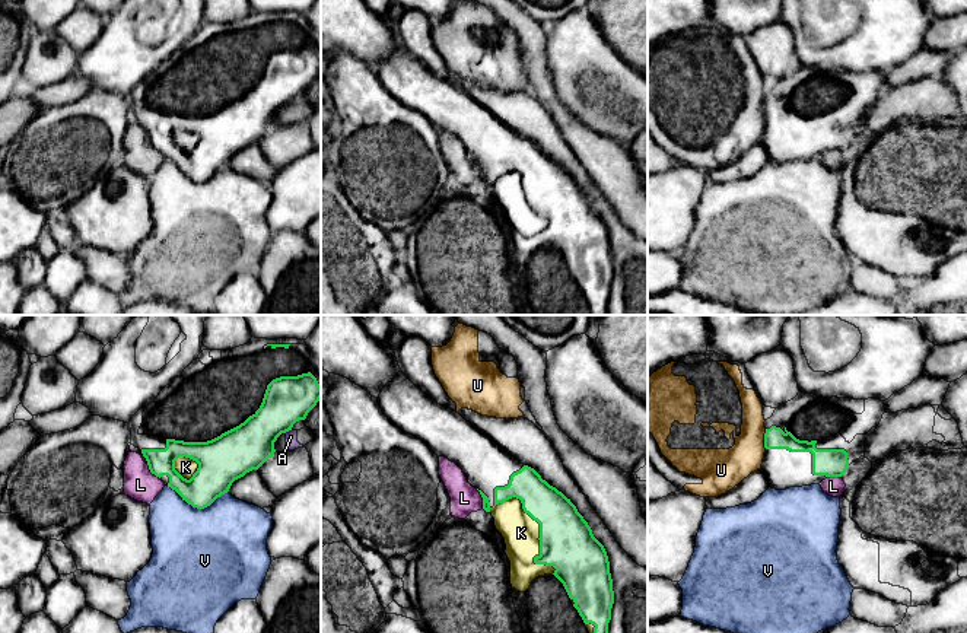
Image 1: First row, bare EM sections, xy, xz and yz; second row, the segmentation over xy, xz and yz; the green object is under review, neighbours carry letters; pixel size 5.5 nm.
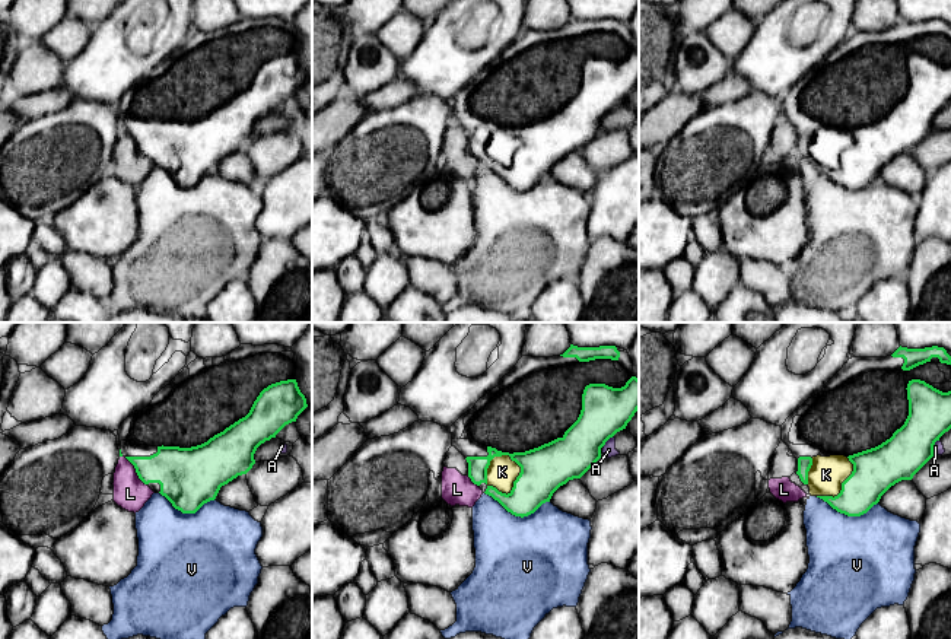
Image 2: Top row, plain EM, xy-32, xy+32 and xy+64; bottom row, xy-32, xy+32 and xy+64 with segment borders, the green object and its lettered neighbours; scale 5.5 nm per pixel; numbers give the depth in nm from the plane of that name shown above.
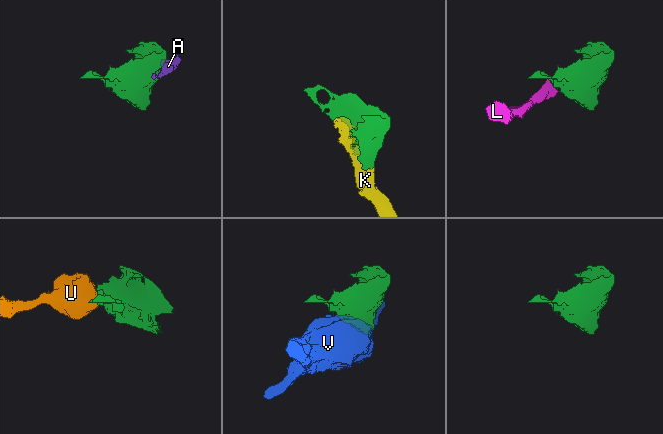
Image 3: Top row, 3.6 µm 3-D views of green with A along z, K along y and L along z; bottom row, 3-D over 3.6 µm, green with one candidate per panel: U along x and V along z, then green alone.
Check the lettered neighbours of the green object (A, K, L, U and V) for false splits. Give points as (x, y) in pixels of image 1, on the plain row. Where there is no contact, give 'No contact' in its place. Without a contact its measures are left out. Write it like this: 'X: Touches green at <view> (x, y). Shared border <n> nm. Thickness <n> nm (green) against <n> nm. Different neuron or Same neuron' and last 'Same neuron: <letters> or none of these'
A: Touches green at xy (288, 104). Shared border 40 nm. Thickness 260 nm (green) against 70 nm. Different neuron
K: Touches green at xz (540, 204). Shared border 500 nm. Thickness 300 nm (green) against 200 nm. Same neuron
L: Touches green at xz (483, 172). Shared border 120 nm. Thickness 50 nm (green) against 160 nm. Different neuron
U: Touches green at yz (764, 113). Shared border 110 nm. Thickness 120 nm (green) against 200 nm. Different neuron
V: Touches green at xy (197, 181). Shared border 340 nm. Thickness 220 nm (green) against 500 nm. Different neuron
Same neuron: K

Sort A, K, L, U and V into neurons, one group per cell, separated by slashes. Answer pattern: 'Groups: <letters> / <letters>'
Groups: A U / K / L / V

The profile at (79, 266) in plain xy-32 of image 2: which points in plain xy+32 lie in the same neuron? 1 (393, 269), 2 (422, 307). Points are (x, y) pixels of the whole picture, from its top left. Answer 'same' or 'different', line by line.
1: different
2: different

